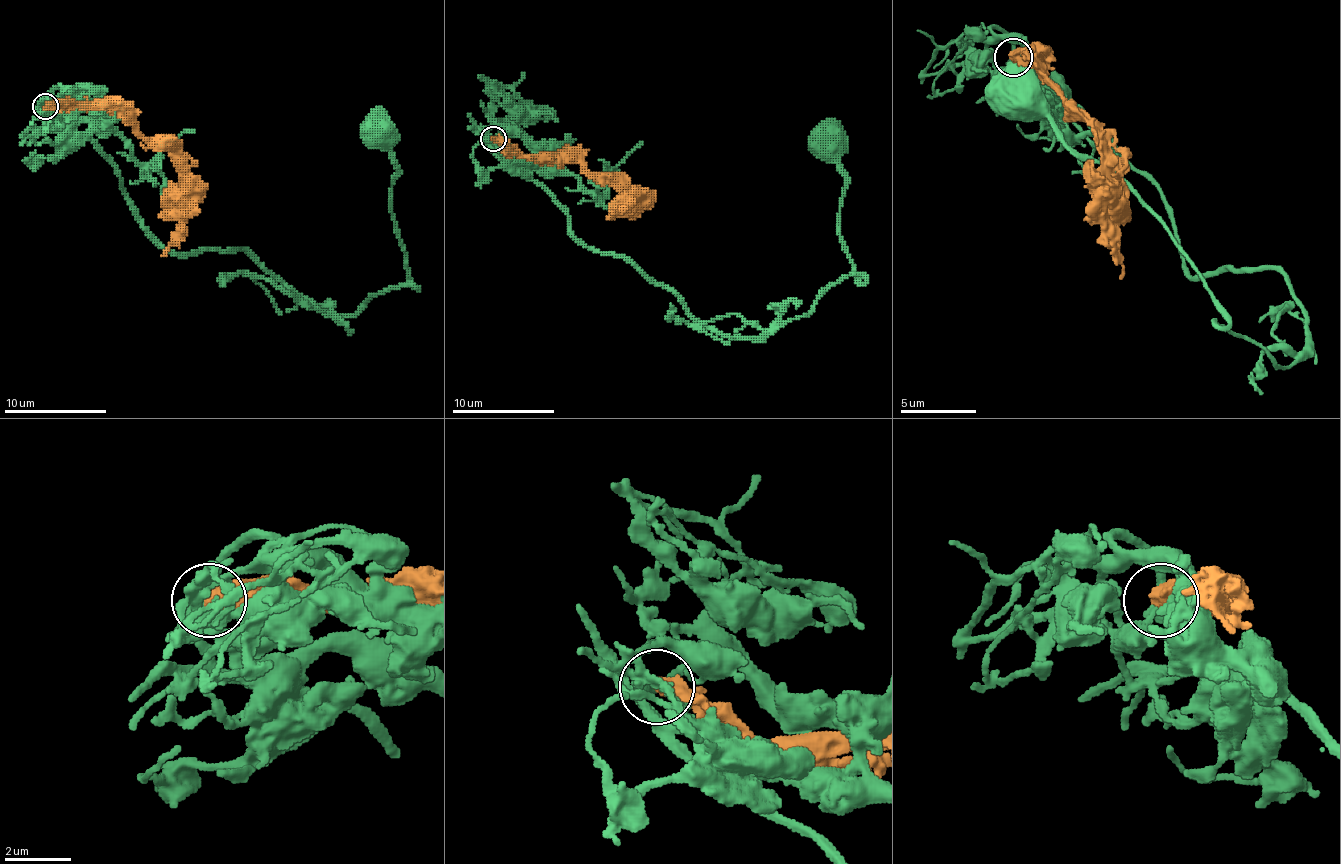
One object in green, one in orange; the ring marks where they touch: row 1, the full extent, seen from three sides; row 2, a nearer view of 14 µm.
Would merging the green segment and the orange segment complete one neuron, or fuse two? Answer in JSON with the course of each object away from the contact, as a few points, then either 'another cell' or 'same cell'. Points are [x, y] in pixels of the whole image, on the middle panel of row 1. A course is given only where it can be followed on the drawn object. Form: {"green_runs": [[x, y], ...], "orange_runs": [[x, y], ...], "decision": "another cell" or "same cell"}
{"green_runs": [[491, 139], [586, 247], [635, 262], [732, 337], [763, 337], [863, 278], [842, 242], [845, 178], [827, 137]], "orange_runs": [[494, 139], [514, 144], [524, 155], [576, 157], [594, 175], [606, 178], [624, 196], [629, 206], [609, 211]], "decision": "another cell"}

